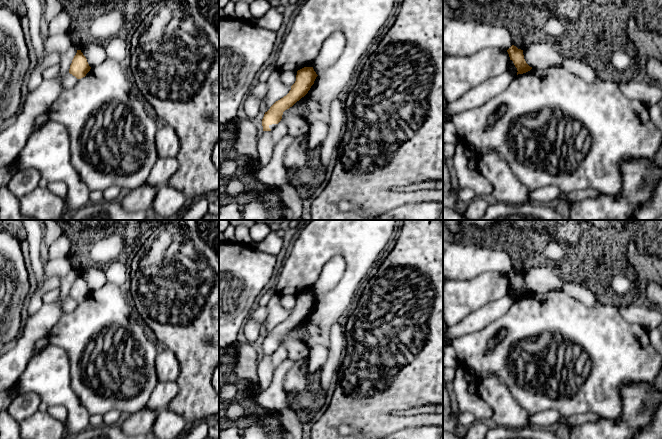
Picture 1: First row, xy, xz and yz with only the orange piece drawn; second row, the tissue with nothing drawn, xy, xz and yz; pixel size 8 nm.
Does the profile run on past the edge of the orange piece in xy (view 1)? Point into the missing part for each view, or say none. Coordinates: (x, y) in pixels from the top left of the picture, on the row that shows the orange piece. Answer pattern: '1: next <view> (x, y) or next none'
1: next none

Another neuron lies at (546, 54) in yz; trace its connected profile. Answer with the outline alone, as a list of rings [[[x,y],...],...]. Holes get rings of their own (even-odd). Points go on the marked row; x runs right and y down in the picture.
[[[544,39],[528,46],[524,51],[524,59],[532,68],[563,67],[564,56],[568,53],[564,43]]]

